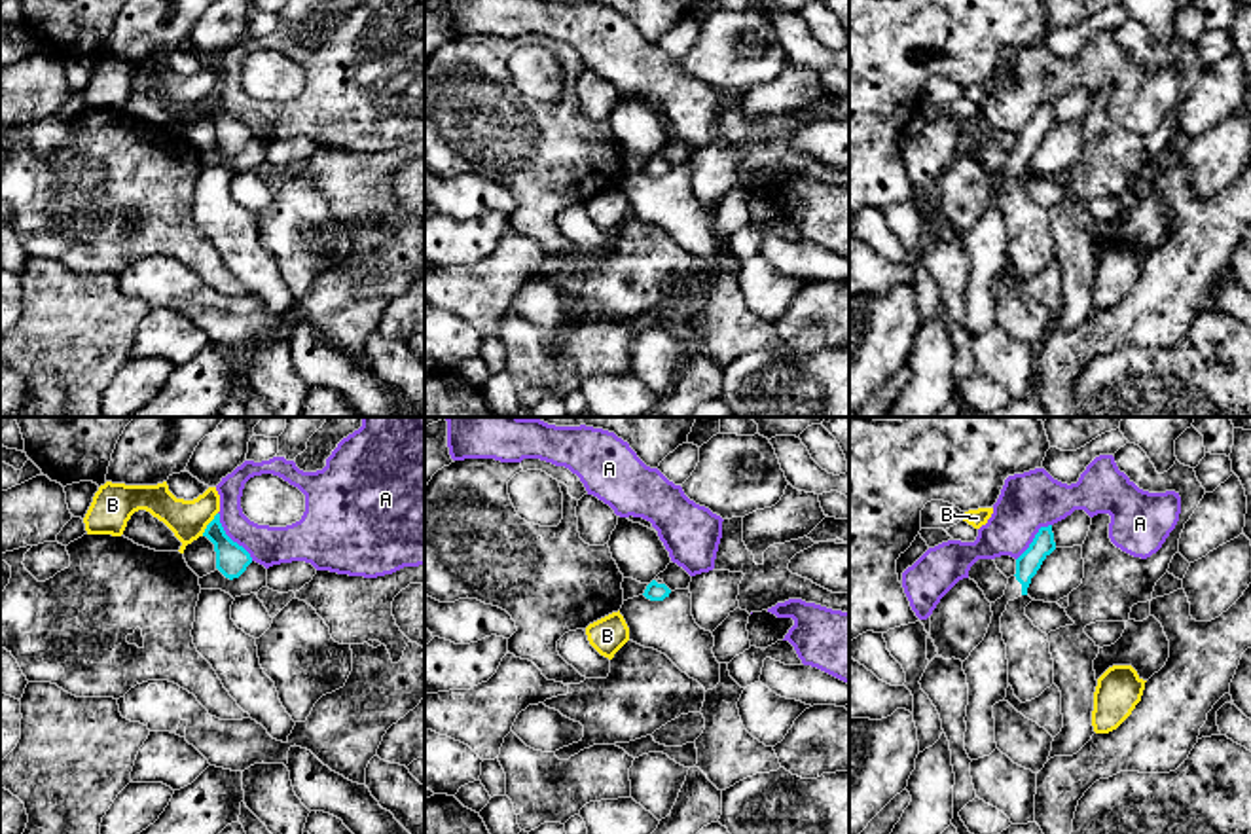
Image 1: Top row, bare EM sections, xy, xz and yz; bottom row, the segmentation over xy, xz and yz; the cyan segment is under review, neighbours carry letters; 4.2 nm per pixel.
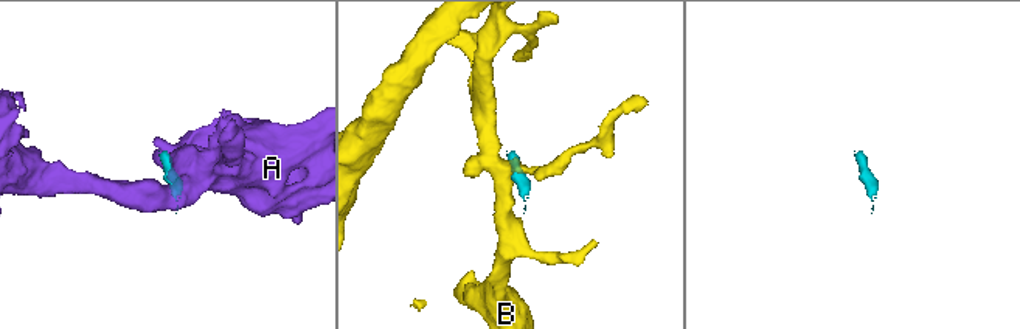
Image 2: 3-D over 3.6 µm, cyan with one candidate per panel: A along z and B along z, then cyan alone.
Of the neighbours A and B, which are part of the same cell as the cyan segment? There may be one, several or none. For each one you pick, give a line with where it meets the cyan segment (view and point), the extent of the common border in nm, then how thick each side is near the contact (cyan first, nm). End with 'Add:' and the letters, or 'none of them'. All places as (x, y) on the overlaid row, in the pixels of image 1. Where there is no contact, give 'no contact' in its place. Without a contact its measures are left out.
Add: none of them

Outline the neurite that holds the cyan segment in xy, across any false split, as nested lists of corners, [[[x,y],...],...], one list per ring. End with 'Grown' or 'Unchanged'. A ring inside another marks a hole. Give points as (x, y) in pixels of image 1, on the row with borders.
[[[216,514],[214,519],[207,525],[203,536],[207,536],[214,544],[216,569],[226,578],[239,578],[252,563],[250,553],[226,535],[220,523],[220,514]]]. Unchanged

